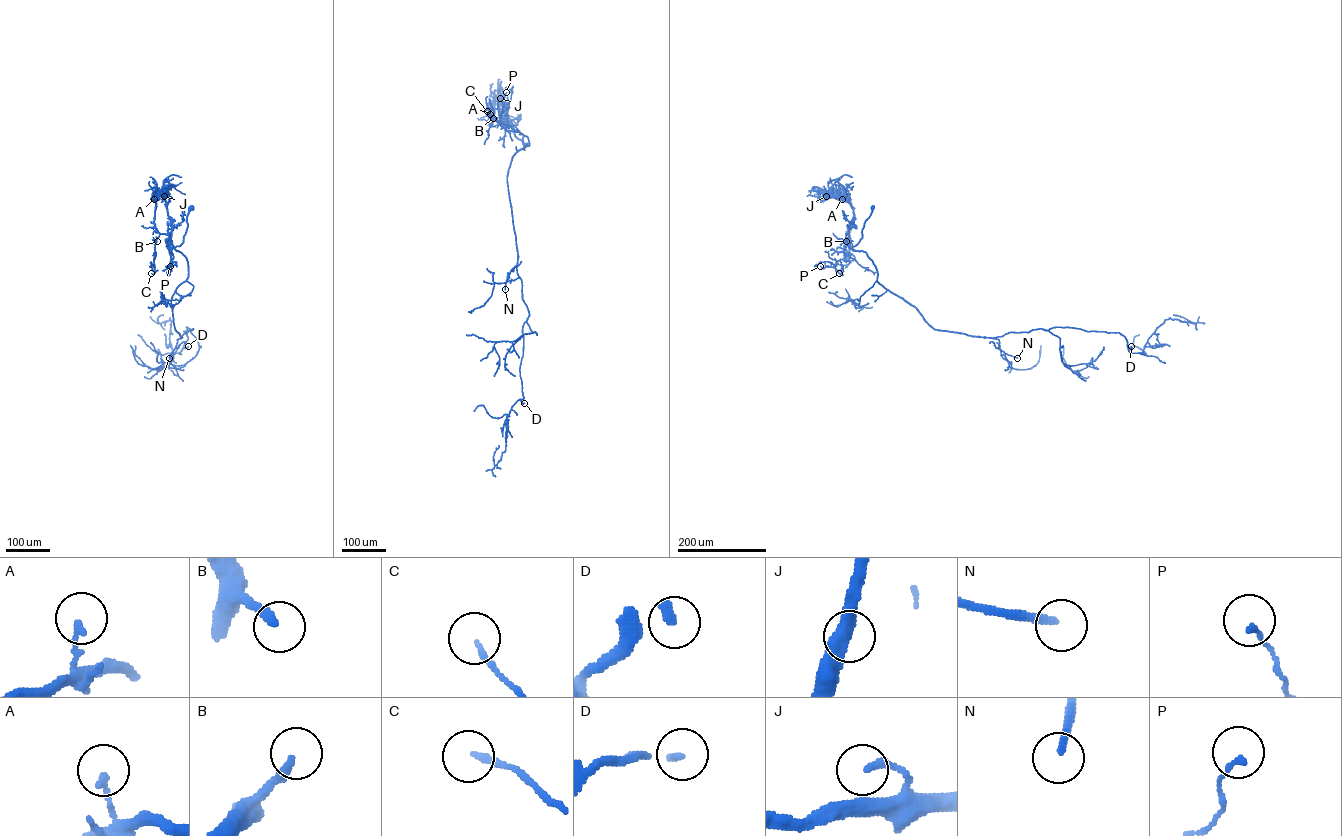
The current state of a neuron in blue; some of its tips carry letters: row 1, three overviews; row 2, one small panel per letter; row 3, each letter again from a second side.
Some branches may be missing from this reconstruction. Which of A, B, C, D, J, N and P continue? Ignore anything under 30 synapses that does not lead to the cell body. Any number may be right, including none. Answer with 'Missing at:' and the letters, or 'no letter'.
Missing at: B, D, N

